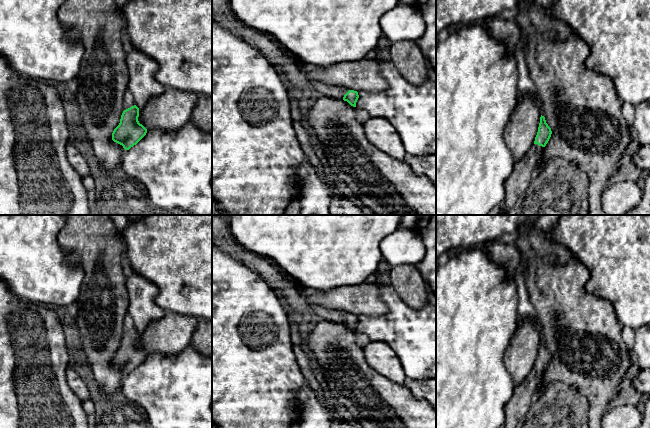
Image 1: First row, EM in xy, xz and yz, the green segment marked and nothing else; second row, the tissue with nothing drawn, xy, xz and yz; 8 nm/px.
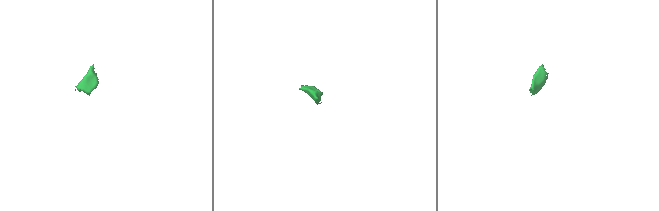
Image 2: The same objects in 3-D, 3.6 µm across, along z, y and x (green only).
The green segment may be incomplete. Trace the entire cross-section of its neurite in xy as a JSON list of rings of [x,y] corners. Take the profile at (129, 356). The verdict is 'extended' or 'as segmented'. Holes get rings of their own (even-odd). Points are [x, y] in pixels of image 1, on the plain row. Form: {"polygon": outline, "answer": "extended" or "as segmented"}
{"polygon": [[[134,329],[123,335],[119,349],[112,357],[112,364],[129,374],[147,357],[147,353],[139,347],[139,332]]], "answer": "as segmented"}

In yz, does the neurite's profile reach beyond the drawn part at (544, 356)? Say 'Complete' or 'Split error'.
Split error

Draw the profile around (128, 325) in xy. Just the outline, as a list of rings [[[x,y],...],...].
[[[129,313],[125,315],[124,324],[123,324],[123,333],[126,334],[132,330],[136,329],[134,321]]]

